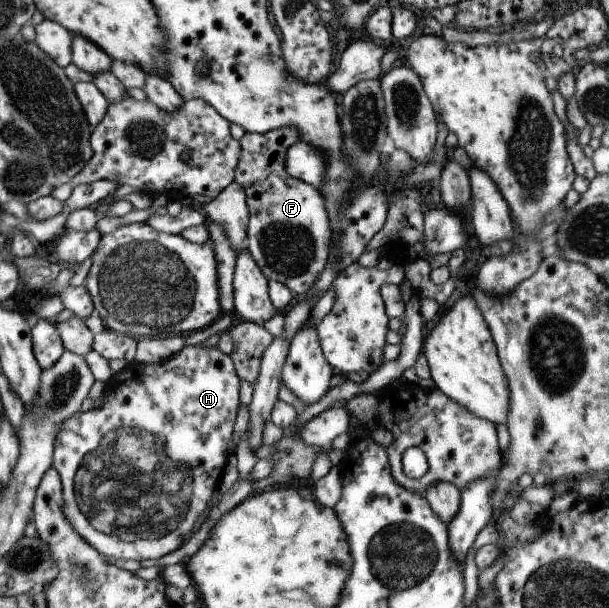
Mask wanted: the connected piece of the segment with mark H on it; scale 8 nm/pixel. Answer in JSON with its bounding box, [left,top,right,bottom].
[53,344,240,561]

